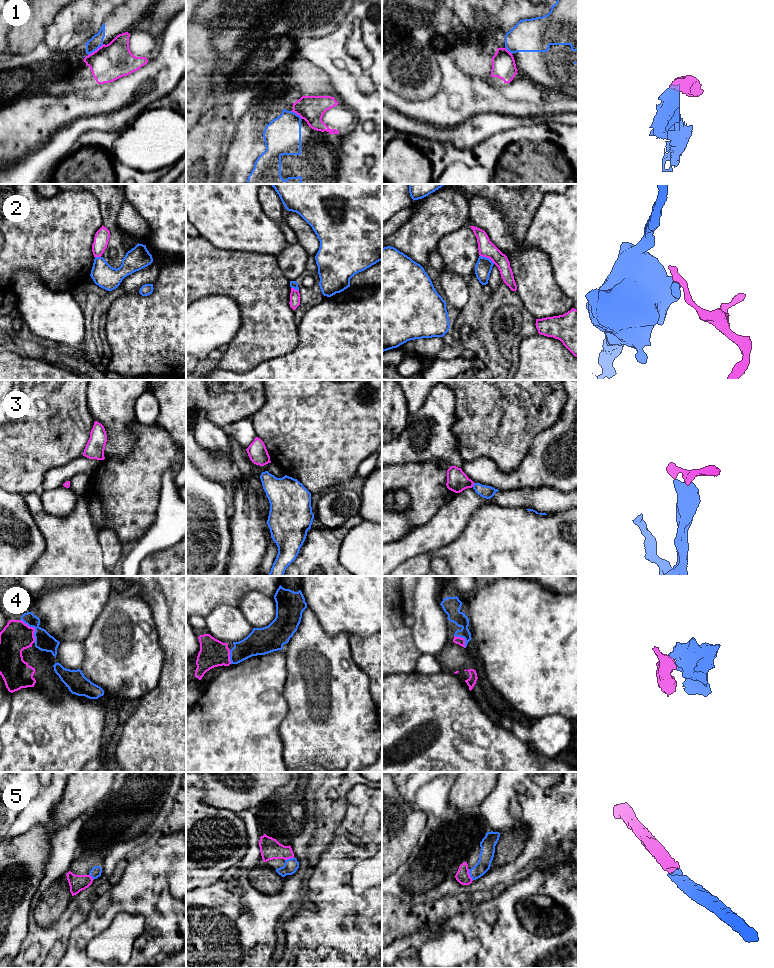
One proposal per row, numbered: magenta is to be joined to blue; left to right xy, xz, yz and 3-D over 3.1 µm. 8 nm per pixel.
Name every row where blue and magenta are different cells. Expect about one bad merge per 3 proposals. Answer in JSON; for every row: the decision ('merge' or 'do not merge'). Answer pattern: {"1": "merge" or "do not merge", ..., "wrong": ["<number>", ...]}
{"1": "do not merge", "2": "do not merge", "3": "merge", "4": "merge", "5": "merge", "wrong": ["1", "2"]}

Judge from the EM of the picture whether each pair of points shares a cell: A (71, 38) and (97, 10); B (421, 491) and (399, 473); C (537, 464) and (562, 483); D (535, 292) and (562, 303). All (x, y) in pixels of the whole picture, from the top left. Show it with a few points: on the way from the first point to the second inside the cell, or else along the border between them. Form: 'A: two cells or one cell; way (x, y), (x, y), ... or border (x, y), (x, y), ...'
A: one cell; way (78, 33), (78, 29), (90, 17)
B: one cell; way (416, 486), (404, 476)
C: one cell; way (543, 470), (548, 476), (556, 479)
D: one cell; way (542, 296), (547, 300), (555, 302)

